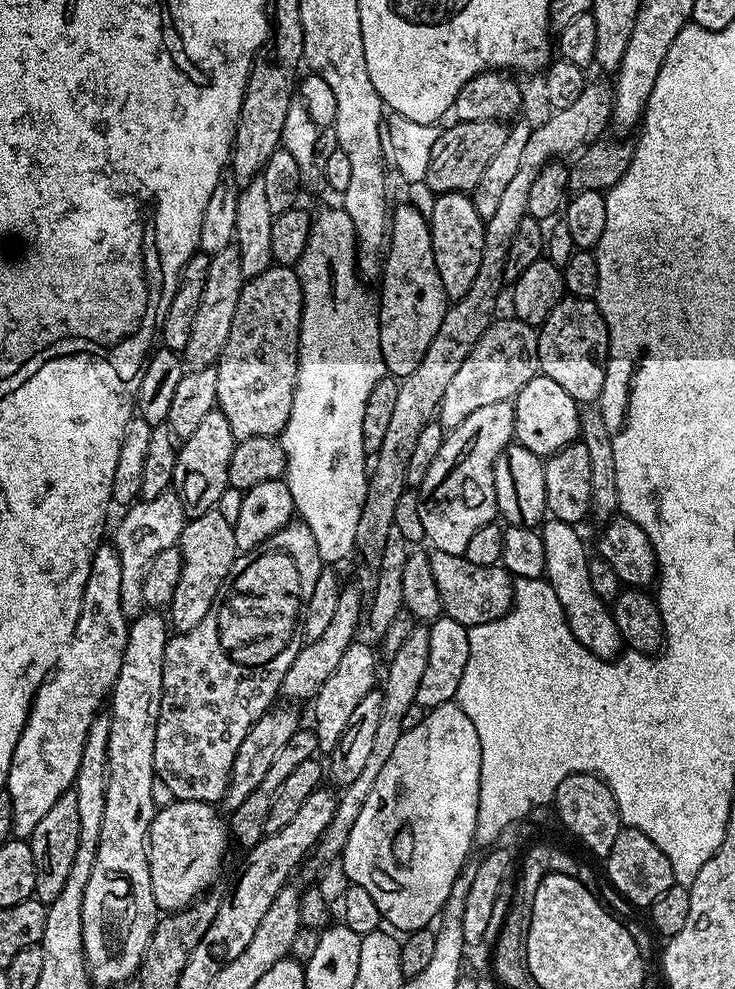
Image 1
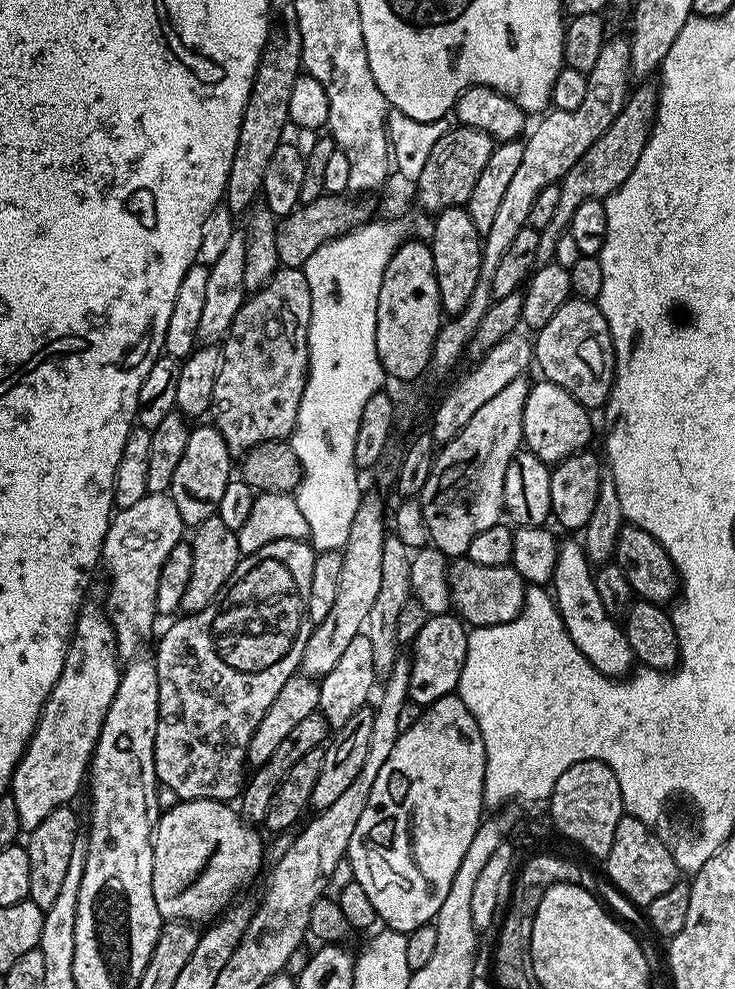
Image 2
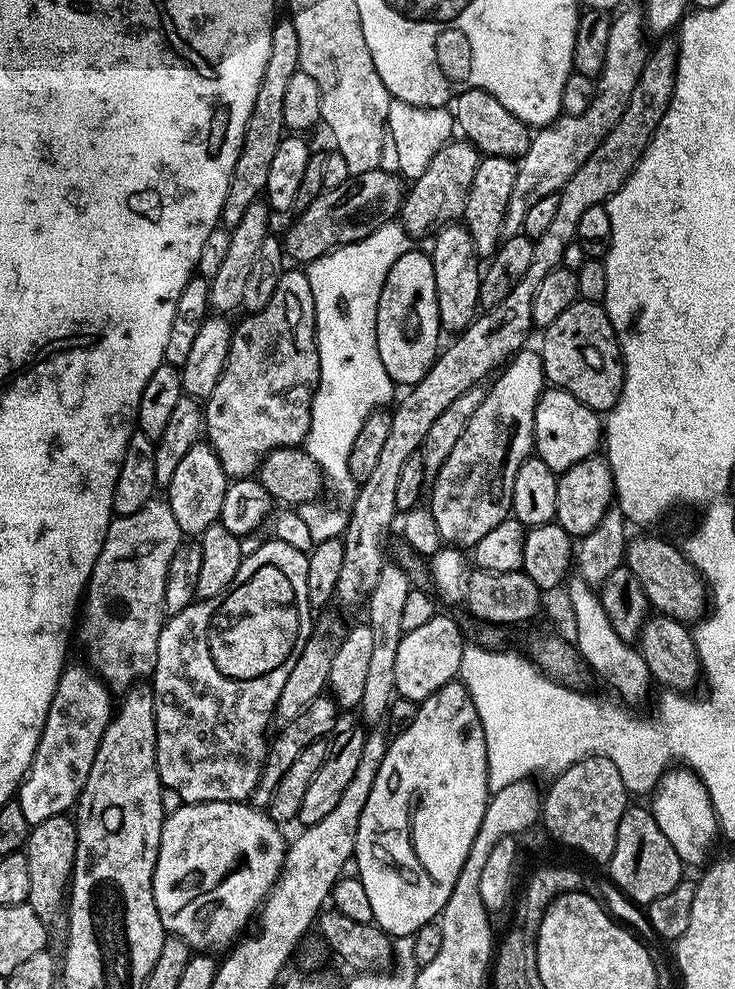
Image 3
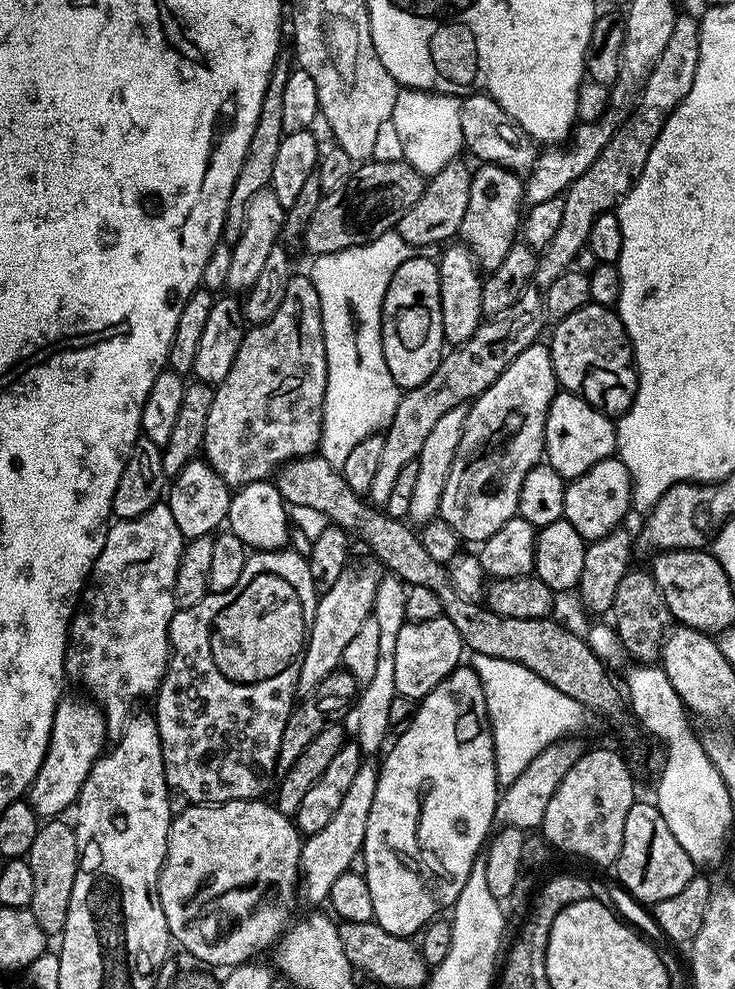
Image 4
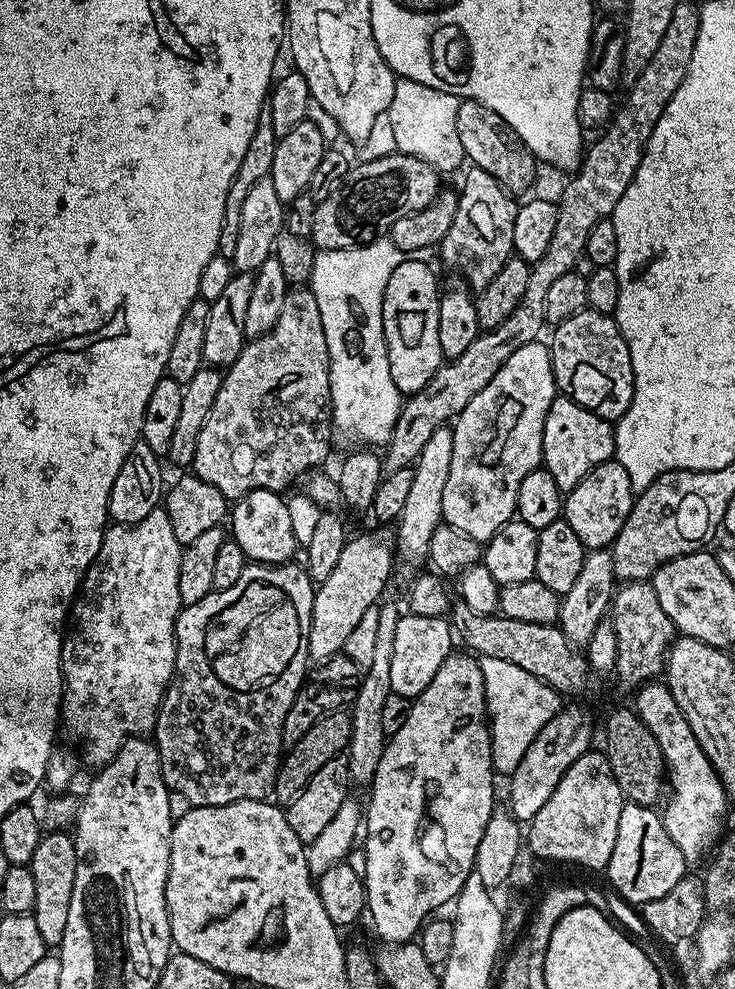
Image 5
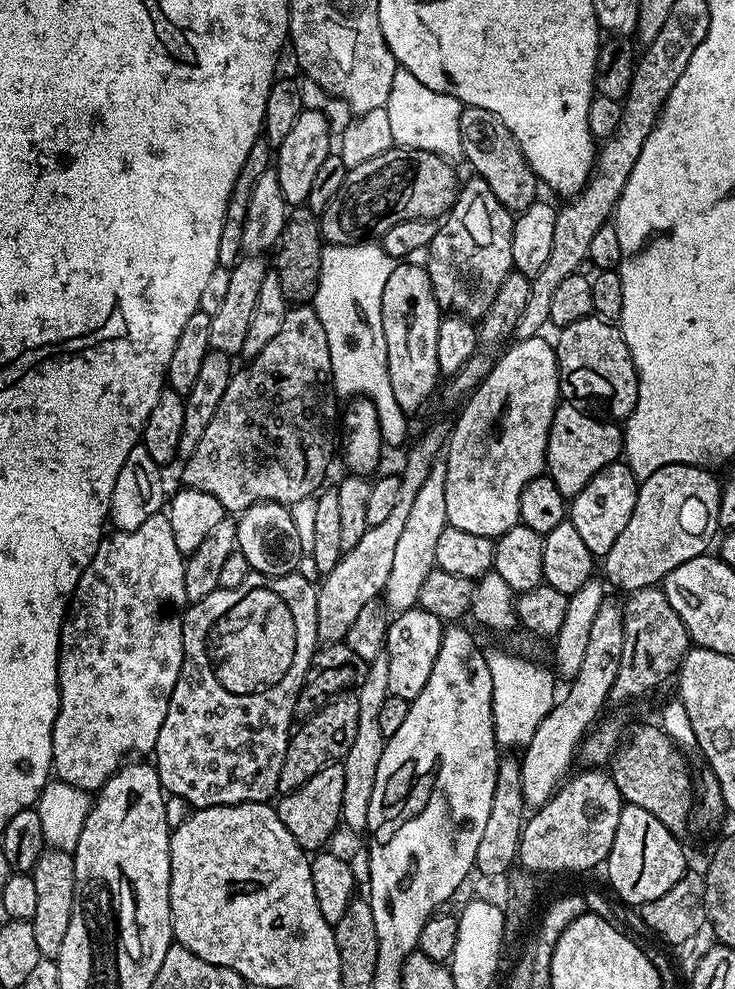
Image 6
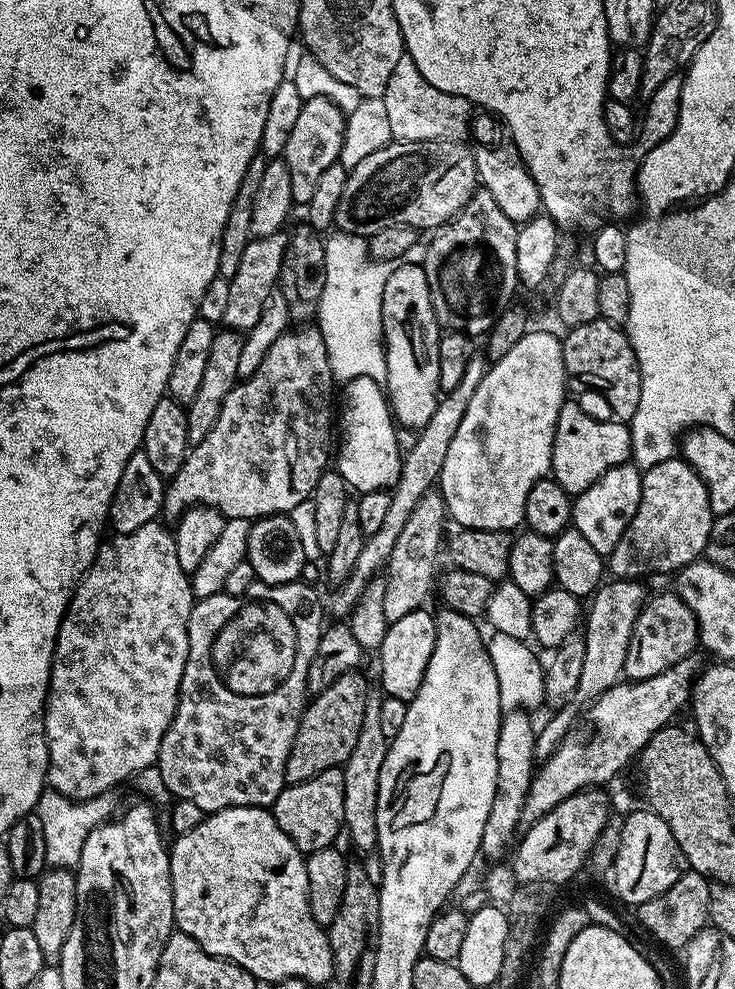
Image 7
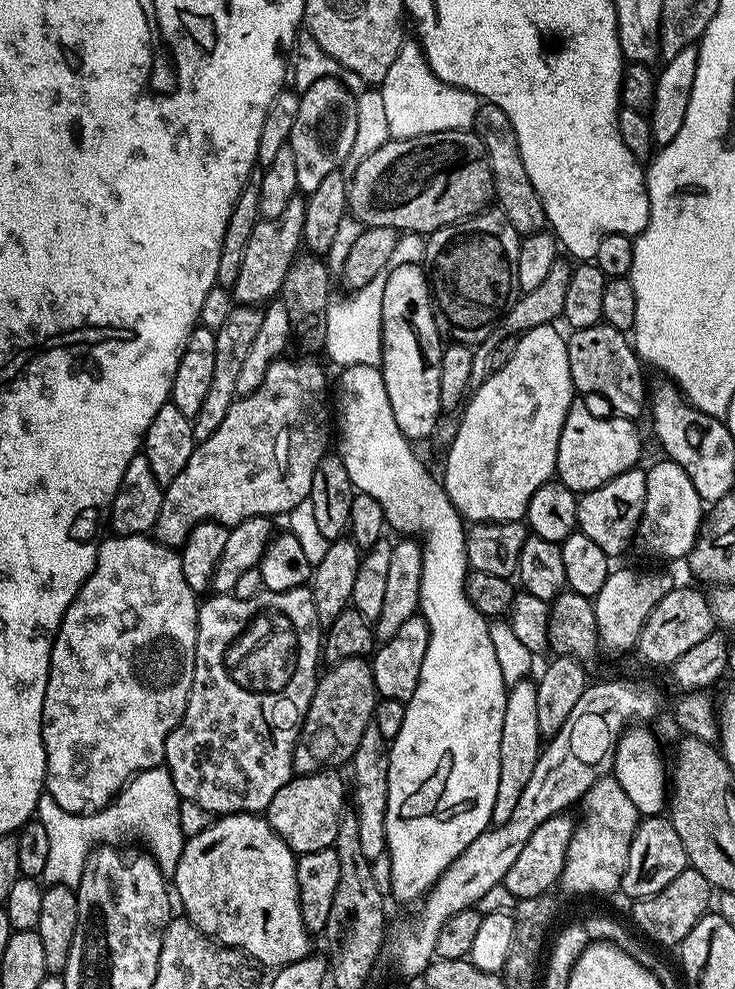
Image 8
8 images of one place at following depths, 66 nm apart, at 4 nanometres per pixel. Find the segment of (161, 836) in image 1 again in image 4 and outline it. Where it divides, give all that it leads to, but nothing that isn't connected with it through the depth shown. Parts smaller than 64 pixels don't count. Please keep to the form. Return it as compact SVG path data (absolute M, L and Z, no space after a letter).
M263 799L255 800L231 800L225 804L202 804L189 806L184 813L173 819L168 827L168 845L164 855L164 865L160 867L160 881L156 883L156 895L160 898L162 914L166 914L166 926L168 935L173 941L176 940L196 960L204 964L213 964L219 970L235 968L237 964L249 963L259 952L264 952L276 940L276 904L283 892L295 889L298 884L300 870L300 846L302 843L301 833L297 832L296 825L289 817L279 812L271 803L263 804Z

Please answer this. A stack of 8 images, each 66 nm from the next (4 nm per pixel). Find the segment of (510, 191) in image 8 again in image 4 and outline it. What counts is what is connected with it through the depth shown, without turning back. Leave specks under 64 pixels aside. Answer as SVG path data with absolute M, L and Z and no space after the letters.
M469 94L460 100L462 118L462 138L464 148L477 156L477 161L497 164L510 172L527 173L538 155L537 141L533 140L512 121L498 106L494 98L487 94Z

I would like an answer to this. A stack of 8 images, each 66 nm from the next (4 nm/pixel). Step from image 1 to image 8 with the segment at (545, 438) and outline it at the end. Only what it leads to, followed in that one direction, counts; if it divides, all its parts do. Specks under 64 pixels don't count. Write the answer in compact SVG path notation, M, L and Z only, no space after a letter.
M574 402L566 414L566 422L562 426L562 434L558 438L558 458L556 459L556 476L561 484L565 484L571 492L583 494L610 482L610 478L618 478L626 470L637 467L640 461L640 432L636 429L635 419L607 414L595 416L586 405Z

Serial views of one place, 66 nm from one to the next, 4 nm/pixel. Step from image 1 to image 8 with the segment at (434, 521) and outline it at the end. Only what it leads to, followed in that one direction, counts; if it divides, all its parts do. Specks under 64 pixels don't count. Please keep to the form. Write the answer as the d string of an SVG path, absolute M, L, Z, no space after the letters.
M543 324L523 333L516 342L516 349L509 354L508 361L489 374L463 405L464 417L444 460L444 492L468 522L505 524L508 520L523 521L528 514L530 498L534 498L534 490L556 476L558 438L566 414L574 403L568 341L563 335L560 337L556 326Z

